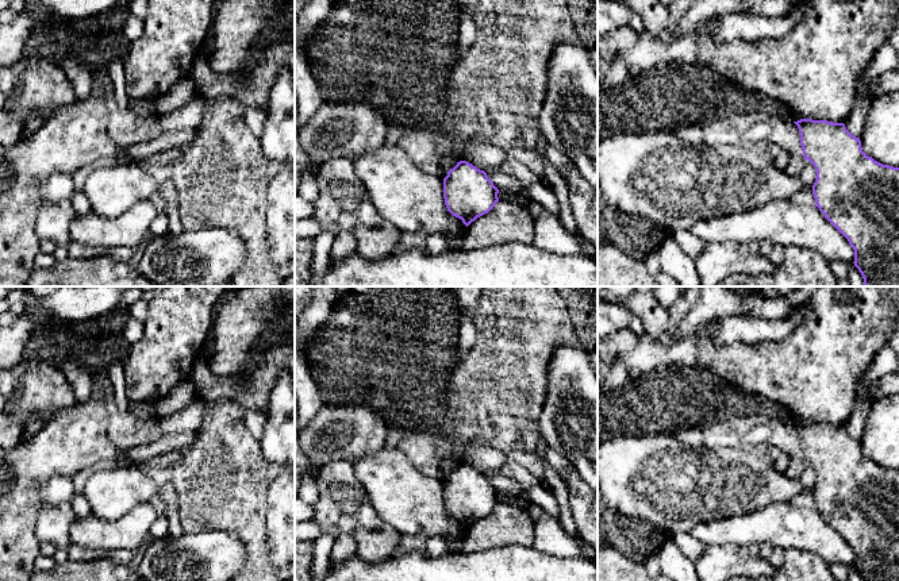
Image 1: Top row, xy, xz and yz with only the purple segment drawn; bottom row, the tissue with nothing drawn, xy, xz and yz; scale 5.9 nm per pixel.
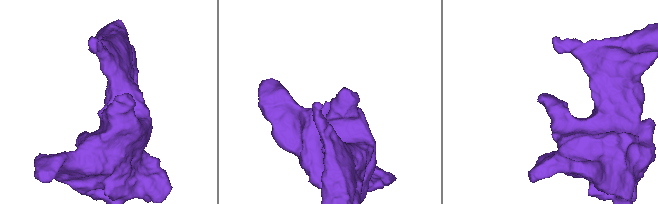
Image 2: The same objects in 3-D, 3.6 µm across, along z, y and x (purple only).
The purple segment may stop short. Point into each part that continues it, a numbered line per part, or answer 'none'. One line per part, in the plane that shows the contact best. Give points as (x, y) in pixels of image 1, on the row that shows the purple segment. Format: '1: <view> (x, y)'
none

